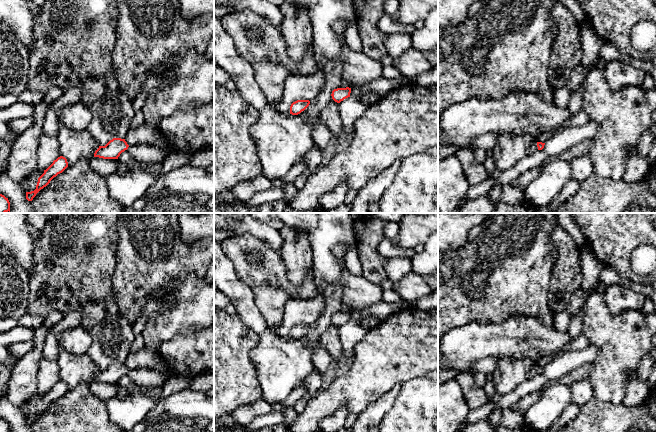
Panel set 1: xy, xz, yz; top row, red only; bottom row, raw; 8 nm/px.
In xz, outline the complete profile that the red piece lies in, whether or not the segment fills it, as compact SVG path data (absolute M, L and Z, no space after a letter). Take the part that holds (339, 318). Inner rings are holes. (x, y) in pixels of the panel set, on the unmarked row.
M349 311L337 312L332 315L331 320L335 326L340 327L344 323L350 321L350 317L351 317L351 312Z

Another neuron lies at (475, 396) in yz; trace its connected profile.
M470 368L466 371L459 371L455 378L463 389L470 410L477 409L490 400L484 390L476 384L474 373L475 370Z

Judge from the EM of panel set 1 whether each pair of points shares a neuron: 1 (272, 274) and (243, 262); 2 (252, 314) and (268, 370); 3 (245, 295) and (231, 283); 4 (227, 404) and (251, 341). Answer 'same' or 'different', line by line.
1: same
2: different
3: same
4: same

